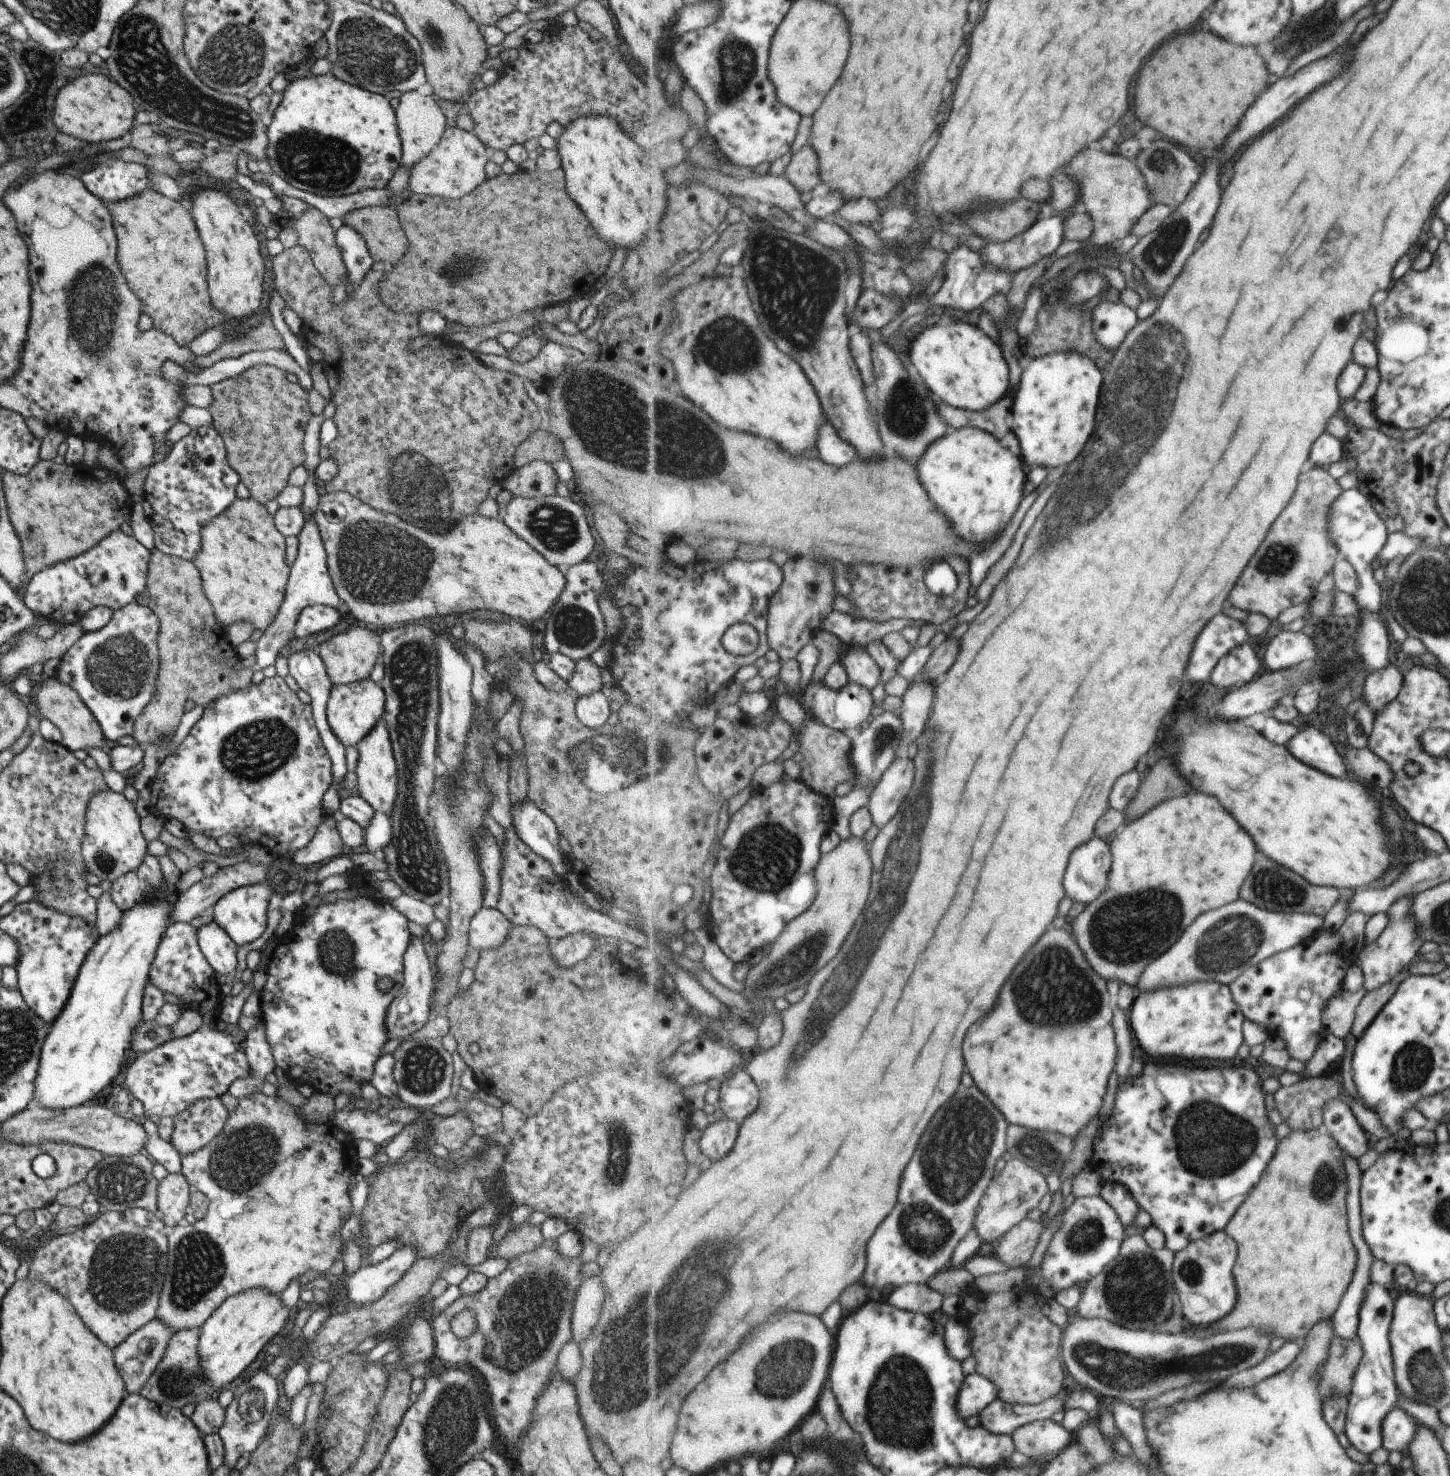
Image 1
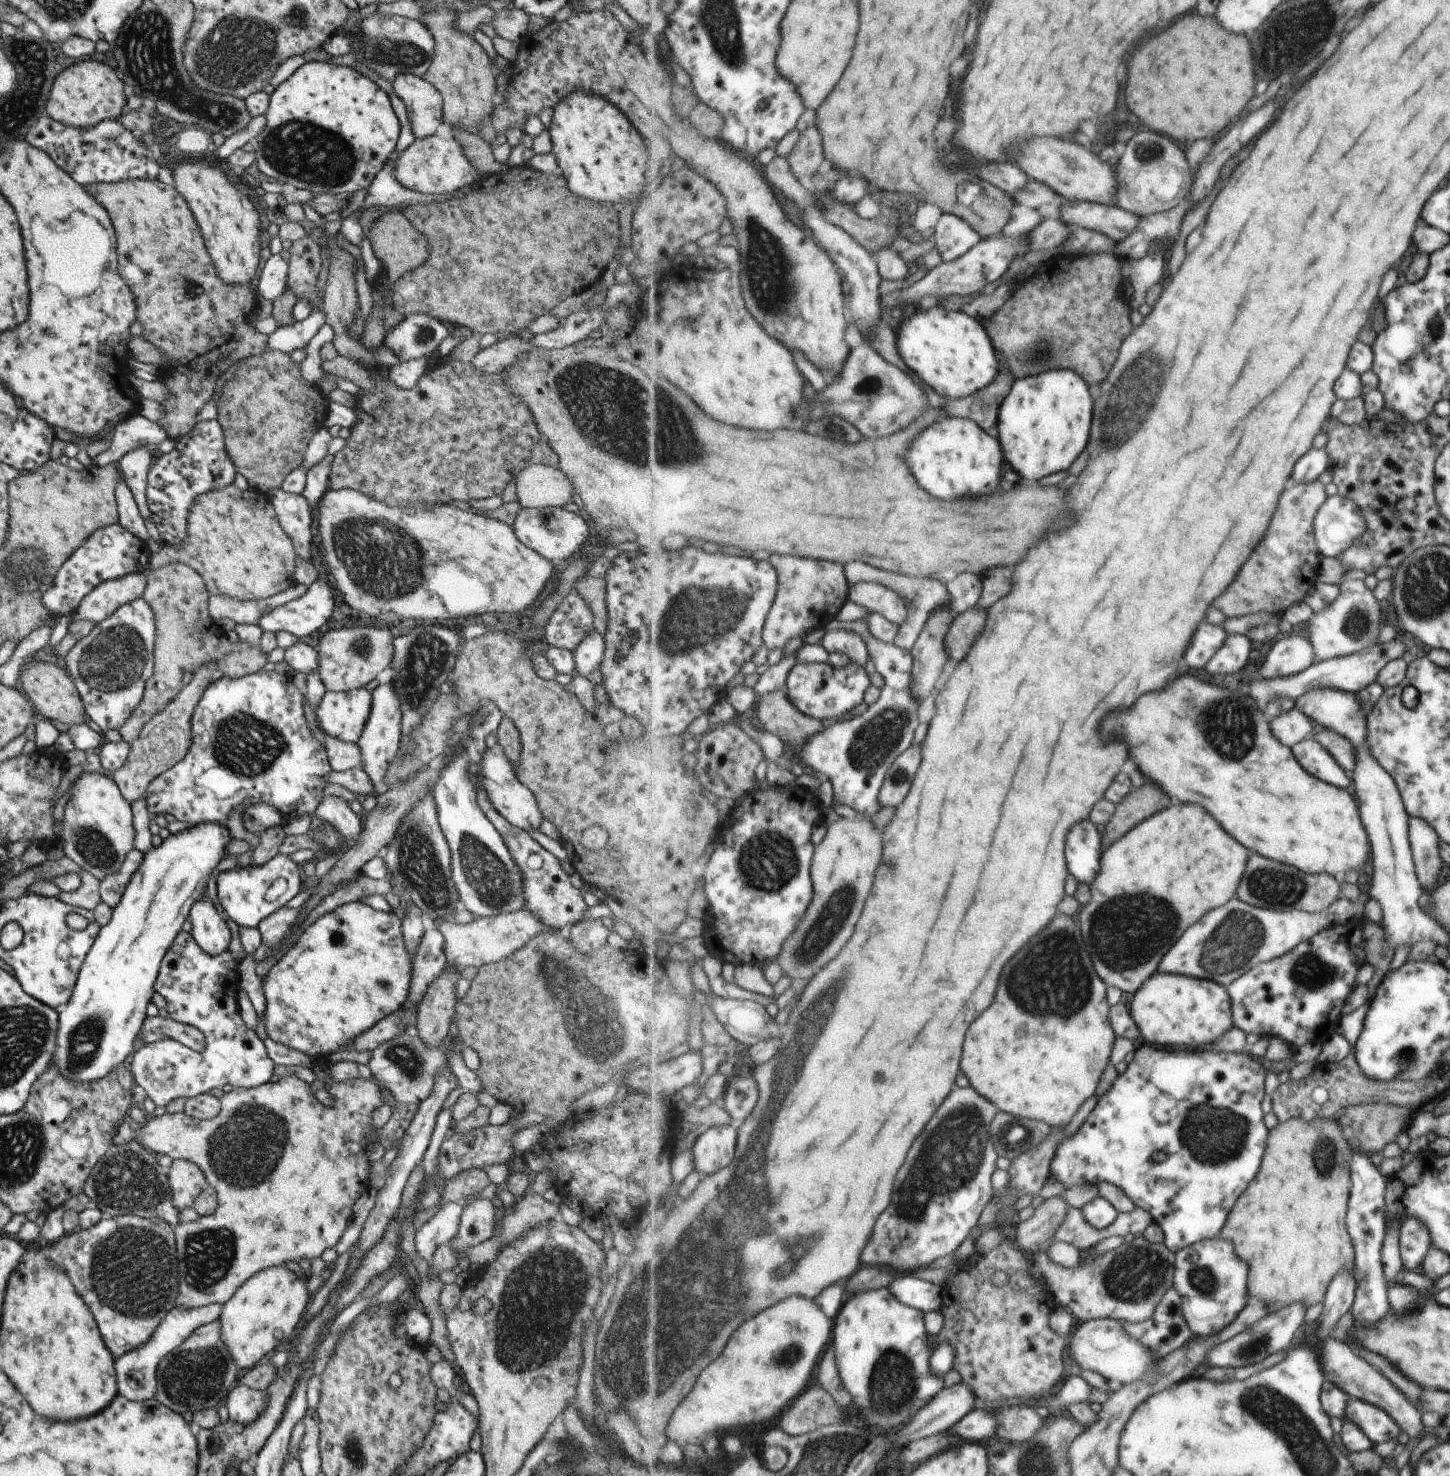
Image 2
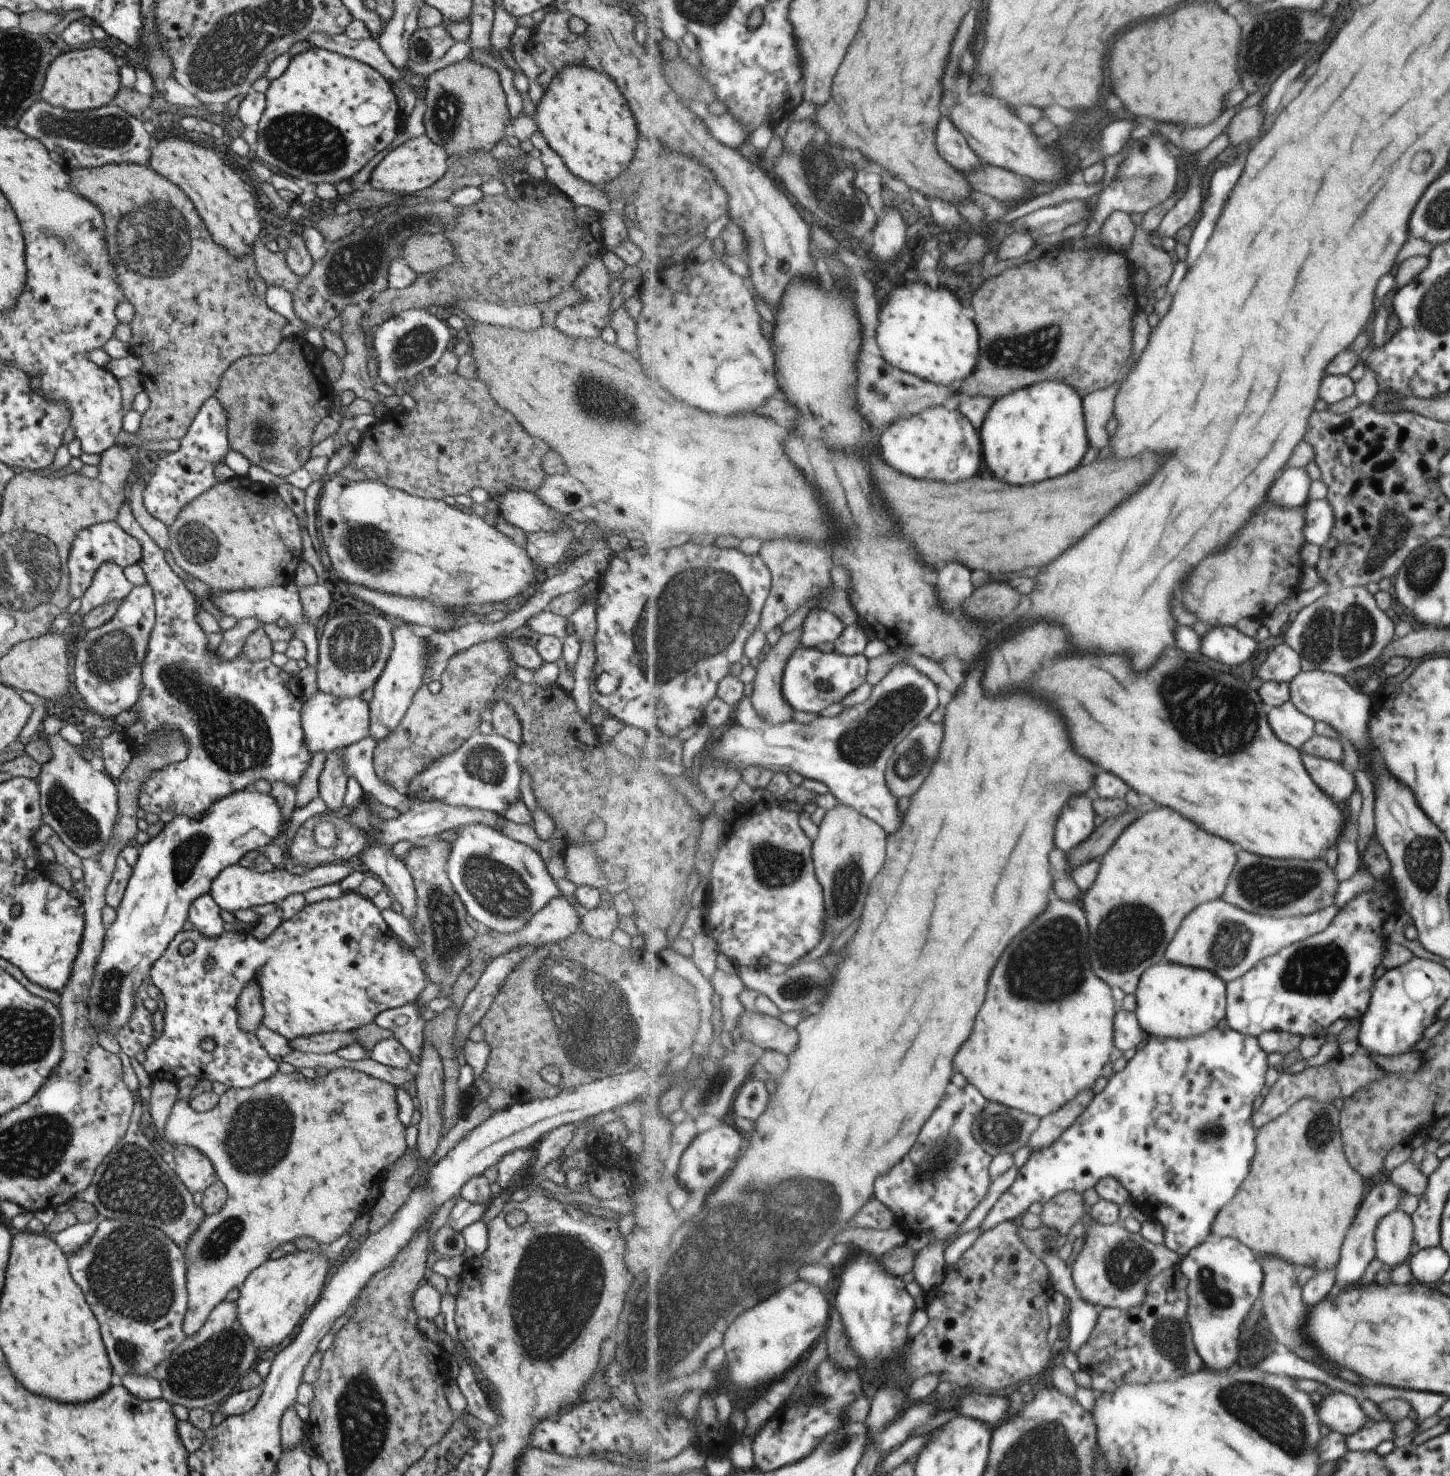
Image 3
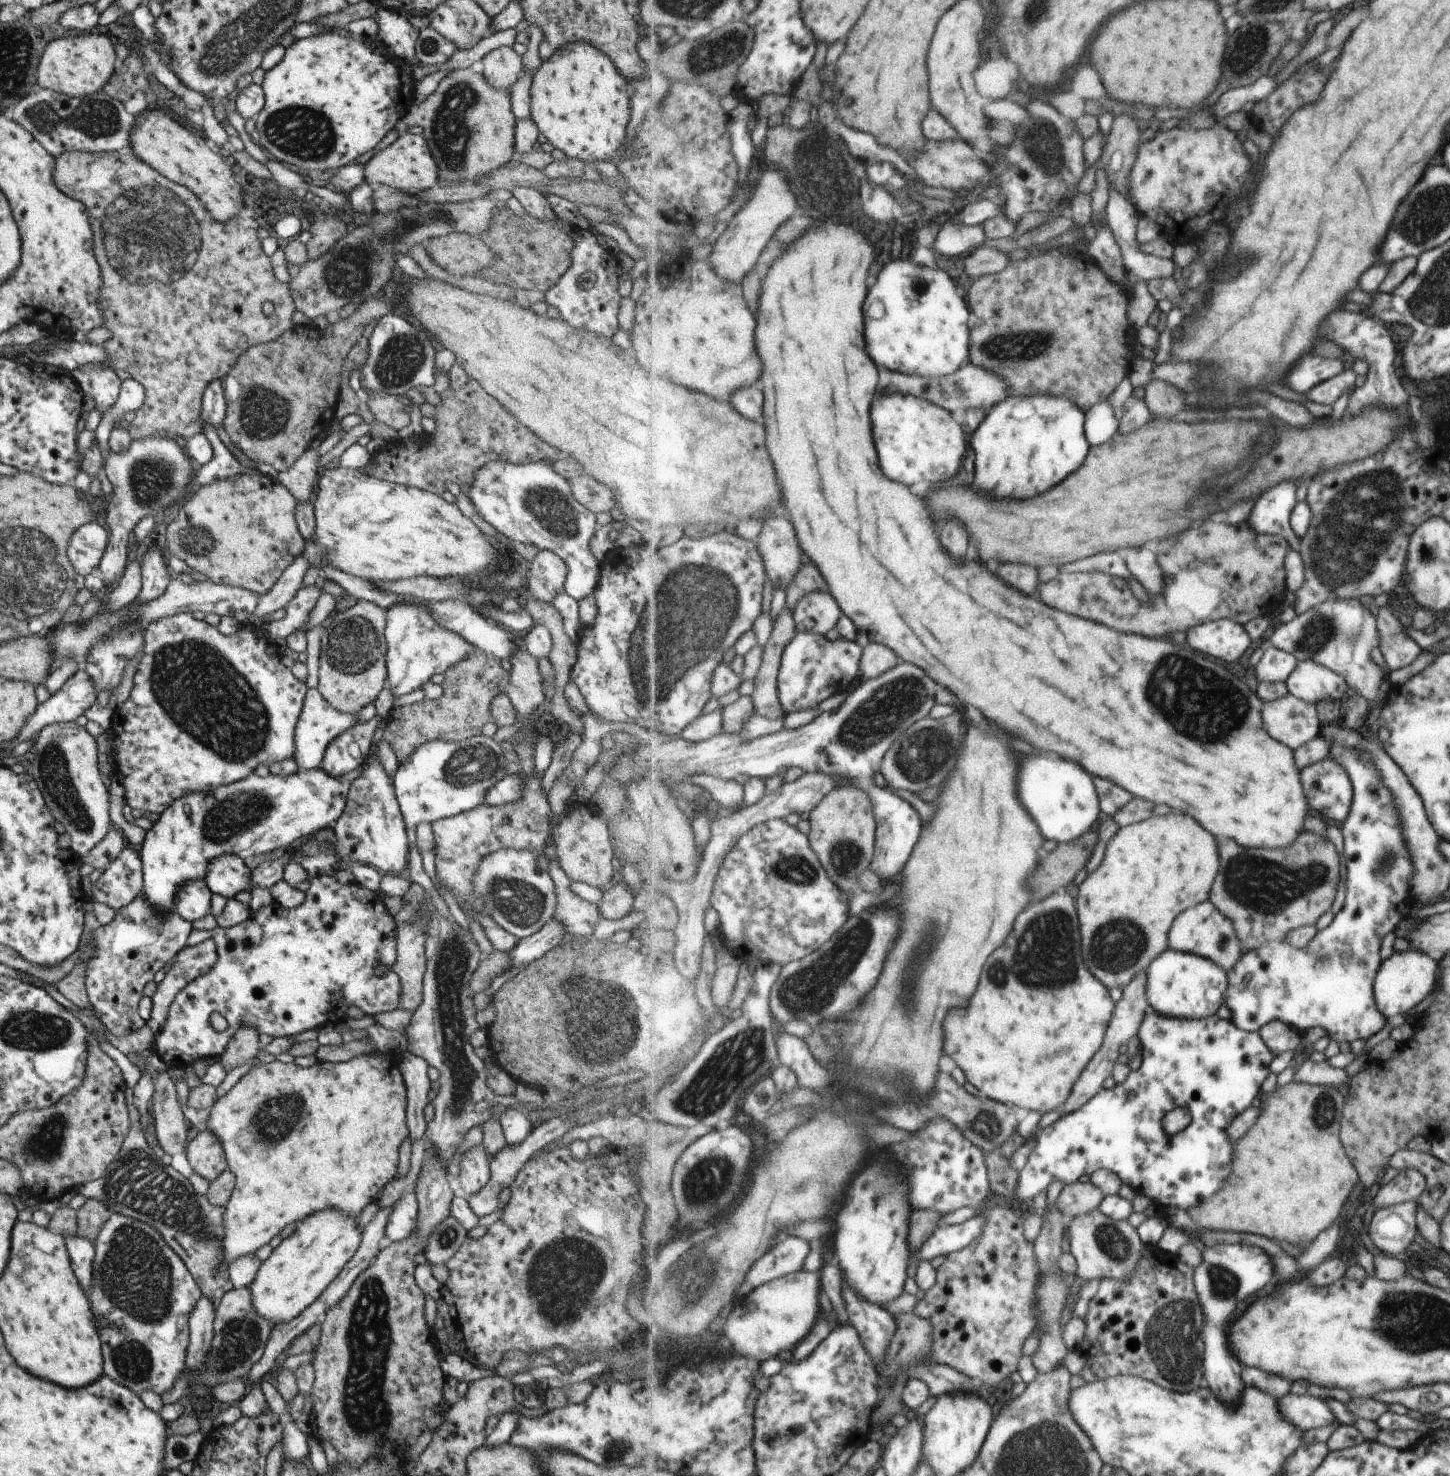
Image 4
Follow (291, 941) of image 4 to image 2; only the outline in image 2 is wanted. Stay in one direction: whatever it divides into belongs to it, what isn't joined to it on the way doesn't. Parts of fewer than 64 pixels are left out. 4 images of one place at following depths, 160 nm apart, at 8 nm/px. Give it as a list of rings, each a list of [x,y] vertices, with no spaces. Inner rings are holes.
[[[361,901],[343,903],[329,912],[320,914],[310,925],[305,926],[301,934],[295,939],[295,942],[292,942],[292,945],[287,949],[287,952],[270,966],[265,978],[261,980],[262,993],[266,1004],[262,1014],[262,1023],[264,1024],[266,1036],[273,1039],[276,1043],[287,1045],[293,1050],[312,1056],[316,1063],[321,1064],[321,1066],[327,1066],[328,1064],[325,1062],[326,1055],[340,1050],[341,1047],[350,1045],[350,1042],[360,1032],[371,1028],[380,1019],[385,1018],[400,1008],[408,995],[411,971],[412,964],[403,942],[400,920],[392,912],[379,911]],[[179,931],[160,962],[152,984],[165,999],[168,1017],[191,1025],[201,1032],[204,1049],[195,1052],[172,1038],[136,1046],[127,1060],[134,1084],[143,1088],[156,1107],[165,1107],[178,1096],[185,1098],[207,1093],[230,1084],[233,1089],[252,1089],[266,1083],[274,1062],[267,1056],[262,1040],[247,1028],[238,1008],[238,971],[228,949],[211,956],[195,944],[190,933]]]

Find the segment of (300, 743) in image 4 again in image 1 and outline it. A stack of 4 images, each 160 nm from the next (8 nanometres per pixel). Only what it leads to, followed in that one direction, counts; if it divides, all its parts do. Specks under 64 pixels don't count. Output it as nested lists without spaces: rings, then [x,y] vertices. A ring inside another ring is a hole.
[[[369,678],[346,685],[331,685],[324,713],[327,724],[335,738],[346,746],[353,746],[370,732],[371,727],[378,721],[384,711],[384,694],[379,683]]]

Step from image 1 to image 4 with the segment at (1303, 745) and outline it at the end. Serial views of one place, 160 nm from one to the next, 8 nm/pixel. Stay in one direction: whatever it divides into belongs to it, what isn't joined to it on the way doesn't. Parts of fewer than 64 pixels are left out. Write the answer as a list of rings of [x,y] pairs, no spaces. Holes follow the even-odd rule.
[[[1325,757],[1301,770],[1301,774],[1311,808],[1333,822],[1345,822],[1353,800],[1353,784],[1346,769]]]

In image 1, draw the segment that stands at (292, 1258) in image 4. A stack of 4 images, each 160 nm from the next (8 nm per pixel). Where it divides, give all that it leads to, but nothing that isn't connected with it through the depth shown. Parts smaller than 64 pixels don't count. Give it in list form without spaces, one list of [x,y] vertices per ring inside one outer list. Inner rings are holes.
[[[263,1287],[242,1290],[227,1297],[215,1310],[211,1316],[200,1326],[198,1338],[198,1355],[200,1365],[204,1372],[204,1377],[208,1385],[212,1388],[214,1397],[220,1391],[221,1386],[229,1384],[234,1378],[245,1370],[251,1361],[259,1354],[259,1351],[277,1333],[284,1333],[283,1327],[289,1316],[289,1309],[281,1303],[279,1295],[273,1294]]]

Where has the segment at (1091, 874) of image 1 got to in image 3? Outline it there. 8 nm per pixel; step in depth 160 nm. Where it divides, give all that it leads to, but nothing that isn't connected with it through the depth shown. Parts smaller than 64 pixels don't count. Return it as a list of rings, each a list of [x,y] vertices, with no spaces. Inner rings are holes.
[[[1087,794],[1071,798],[1063,808],[1057,826],[1057,846],[1061,850],[1073,850],[1085,842],[1095,830],[1095,810]]]

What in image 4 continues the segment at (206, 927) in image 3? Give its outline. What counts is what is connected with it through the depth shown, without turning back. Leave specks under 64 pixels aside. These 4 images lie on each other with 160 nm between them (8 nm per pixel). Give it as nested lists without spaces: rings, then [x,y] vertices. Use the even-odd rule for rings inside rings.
[[[191,879],[182,882],[175,891],[173,910],[190,923],[210,912],[210,890],[203,879]]]

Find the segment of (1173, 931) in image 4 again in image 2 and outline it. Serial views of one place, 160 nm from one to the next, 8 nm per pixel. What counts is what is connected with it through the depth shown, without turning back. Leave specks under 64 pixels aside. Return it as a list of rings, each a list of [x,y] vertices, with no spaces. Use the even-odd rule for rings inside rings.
[[[1359,893],[1354,900],[1343,897],[1318,913],[1292,910],[1278,911],[1257,907],[1237,898],[1221,908],[1207,912],[1191,930],[1186,930],[1179,942],[1163,957],[1157,972],[1211,979],[1229,987],[1243,974],[1293,950],[1314,934],[1334,925],[1358,919],[1368,893]]]

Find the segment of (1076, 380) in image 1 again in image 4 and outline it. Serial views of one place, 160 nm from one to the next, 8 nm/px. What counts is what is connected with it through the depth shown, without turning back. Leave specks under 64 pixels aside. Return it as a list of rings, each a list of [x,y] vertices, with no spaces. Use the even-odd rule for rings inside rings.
[[[1015,394],[997,405],[971,436],[973,470],[977,466],[973,488],[995,500],[1023,500],[1039,496],[1077,472],[1087,460],[1091,446],[1085,432],[1086,414],[1074,402],[1051,395]]]

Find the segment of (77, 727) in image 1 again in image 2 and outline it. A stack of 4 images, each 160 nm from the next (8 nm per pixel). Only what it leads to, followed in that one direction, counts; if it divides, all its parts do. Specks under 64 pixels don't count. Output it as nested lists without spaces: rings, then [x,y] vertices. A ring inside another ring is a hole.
[[[33,659],[21,664],[18,672],[19,684],[27,694],[27,699],[31,702],[33,709],[49,720],[57,720],[63,724],[77,724],[88,722],[84,714],[83,702],[63,668],[57,664]]]

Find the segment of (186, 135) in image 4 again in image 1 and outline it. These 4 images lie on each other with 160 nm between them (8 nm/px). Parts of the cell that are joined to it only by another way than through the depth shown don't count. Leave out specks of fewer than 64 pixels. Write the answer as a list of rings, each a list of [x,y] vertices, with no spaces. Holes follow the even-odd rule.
[[[199,187],[189,194],[193,217],[206,260],[206,287],[211,306],[220,310],[226,320],[238,322],[259,308],[263,294],[263,258],[255,239],[252,224],[237,210],[237,202],[213,188]]]

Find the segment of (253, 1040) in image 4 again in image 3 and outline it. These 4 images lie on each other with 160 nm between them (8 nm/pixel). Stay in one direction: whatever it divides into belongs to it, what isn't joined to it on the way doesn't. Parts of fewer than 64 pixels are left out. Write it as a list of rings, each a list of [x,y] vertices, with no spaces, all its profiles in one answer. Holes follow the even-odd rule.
[[[249,980],[236,999],[237,1024],[245,1032],[255,1033],[255,1028],[262,1024],[261,992],[255,980]]]

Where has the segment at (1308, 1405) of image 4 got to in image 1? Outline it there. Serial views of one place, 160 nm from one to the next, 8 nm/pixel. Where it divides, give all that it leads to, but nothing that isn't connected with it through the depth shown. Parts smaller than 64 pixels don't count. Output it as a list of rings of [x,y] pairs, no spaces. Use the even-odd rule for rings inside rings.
[[[1393,1406],[1381,1421],[1381,1447],[1388,1451],[1398,1450],[1399,1452],[1409,1449],[1417,1428],[1418,1424],[1411,1415]]]

